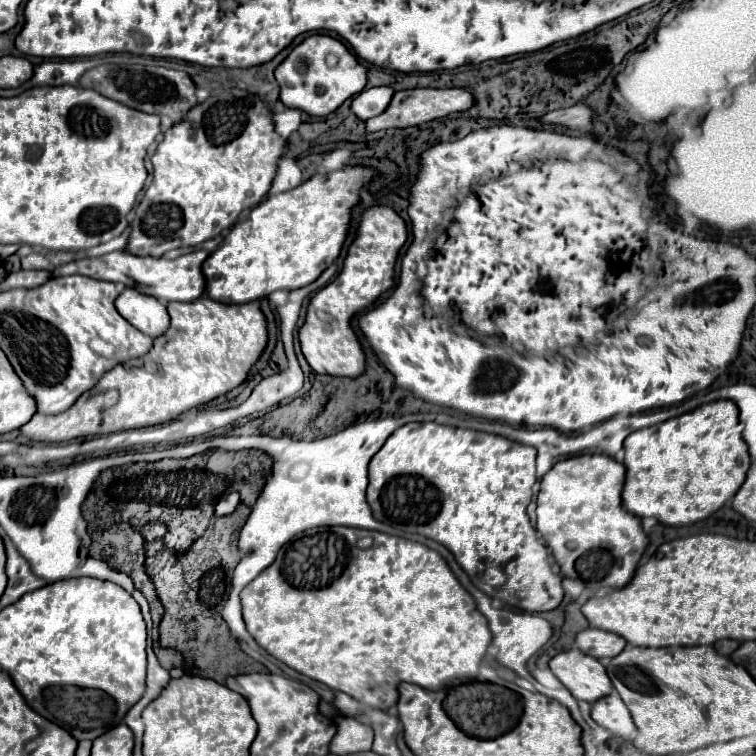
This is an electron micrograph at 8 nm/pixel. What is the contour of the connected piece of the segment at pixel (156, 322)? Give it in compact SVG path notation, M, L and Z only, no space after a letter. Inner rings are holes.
M125 288L117 298L117 310L137 330L151 338L165 334L169 328L169 314L165 304L153 298L145 298L145 294L137 294L137 290Z

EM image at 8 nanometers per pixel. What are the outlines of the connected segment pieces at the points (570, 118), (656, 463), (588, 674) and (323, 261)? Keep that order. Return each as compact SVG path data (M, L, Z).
M575 104L575 106L569 106L569 108L553 110L553 112L545 114L541 120L547 122L547 124L563 124L567 128L587 132L591 128L591 118L593 118L593 110L589 106Z
M717 400L681 414L663 424L637 430L625 438L625 468L627 478L623 486L623 506L639 516L653 516L668 526L685 526L715 514L727 500L731 500L749 470L747 444L743 440L743 424L739 422L739 408L731 400Z
M575 646L555 654L549 660L549 668L577 700L595 702L613 690L603 664Z
M341 168L329 176L311 176L297 188L269 196L257 204L245 220L229 230L219 248L203 262L203 276L207 282L205 294L223 304L247 304L267 298L275 290L295 290L317 280L317 276L339 256L351 220L349 212L359 202L359 190L371 176L373 172L367 168Z

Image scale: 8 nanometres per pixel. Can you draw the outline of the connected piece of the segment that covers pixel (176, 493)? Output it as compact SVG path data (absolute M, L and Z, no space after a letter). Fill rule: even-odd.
M209 450L203 454L195 454L191 458L181 460L159 460L159 462L137 462L113 470L105 470L95 482L93 492L83 502L83 518L87 520L87 532L93 540L89 556L105 560L113 570L125 572L133 578L137 590L141 590L149 602L153 621L153 650L163 668L171 670L175 666L183 666L183 656L177 650L161 648L159 643L159 624L163 618L163 606L155 594L153 582L145 574L145 538L141 534L143 526L149 522L161 522L167 526L167 534L163 542L167 550L173 554L183 554L191 548L195 540L199 540L211 518L215 516L215 504L221 496L231 490L241 490L243 484L243 504L253 506L267 476L273 468L273 458L261 450L241 450L241 452L225 452L225 450Z

